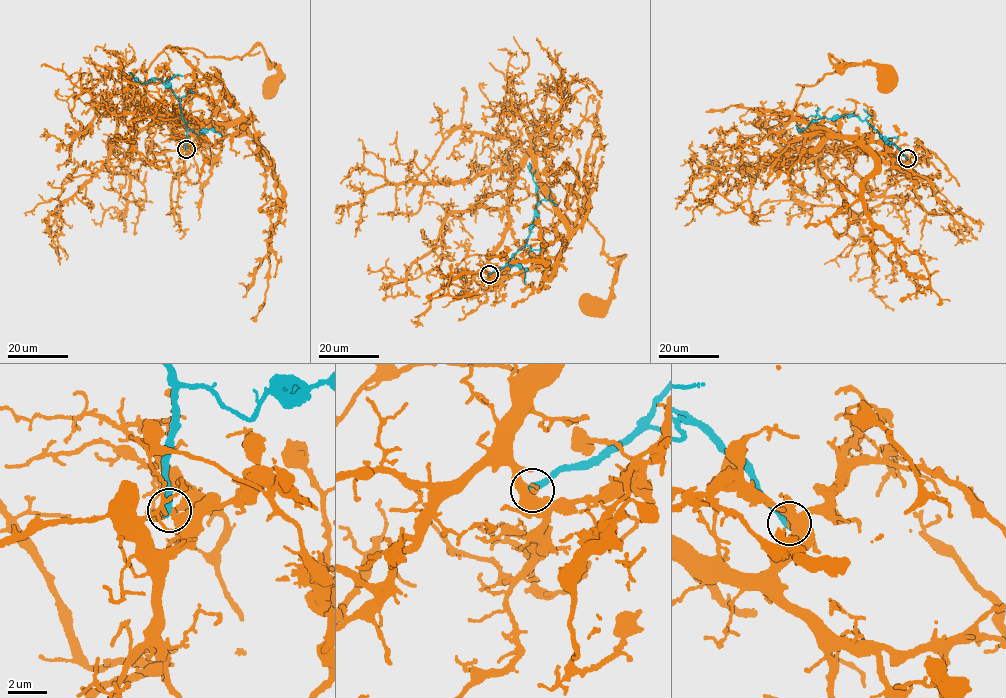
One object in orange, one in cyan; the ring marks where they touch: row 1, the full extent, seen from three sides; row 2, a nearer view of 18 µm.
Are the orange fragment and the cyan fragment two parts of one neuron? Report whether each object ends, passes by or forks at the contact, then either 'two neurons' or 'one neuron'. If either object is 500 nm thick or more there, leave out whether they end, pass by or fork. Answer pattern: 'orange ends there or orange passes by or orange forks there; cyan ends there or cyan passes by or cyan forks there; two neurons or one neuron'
orange ends there; cyan ends there; two neurons

